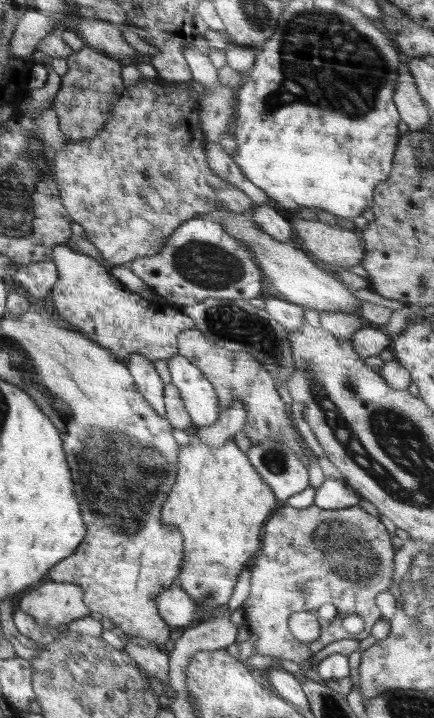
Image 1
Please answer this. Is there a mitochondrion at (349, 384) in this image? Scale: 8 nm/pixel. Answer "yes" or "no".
yes

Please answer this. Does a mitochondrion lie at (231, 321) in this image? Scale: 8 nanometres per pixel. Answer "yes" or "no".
yes

